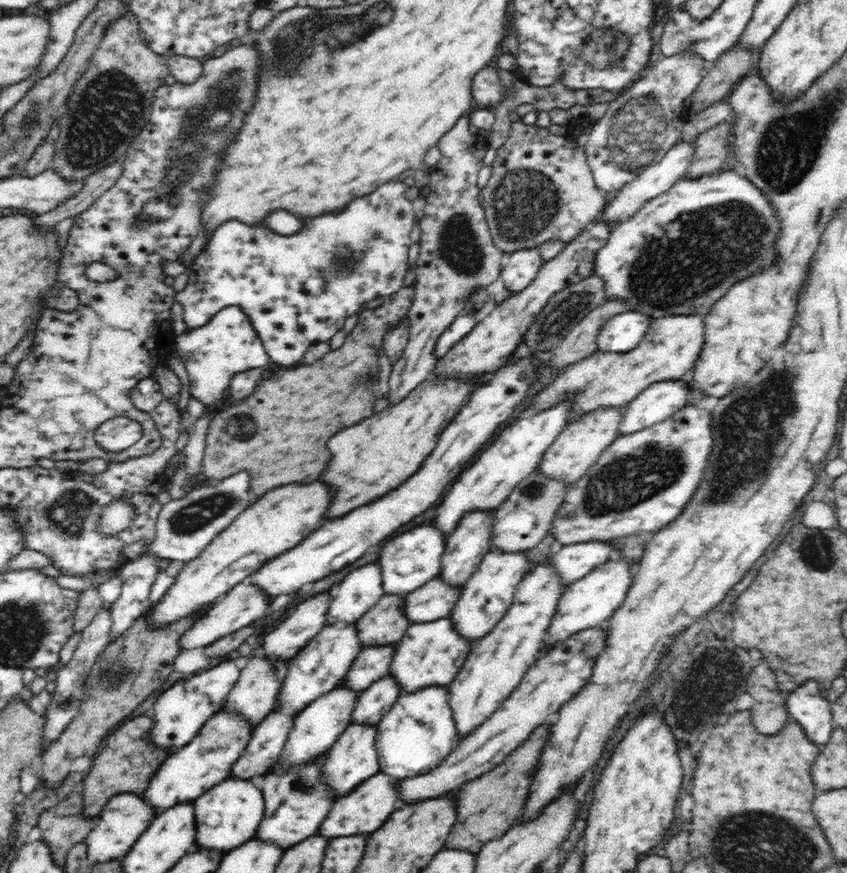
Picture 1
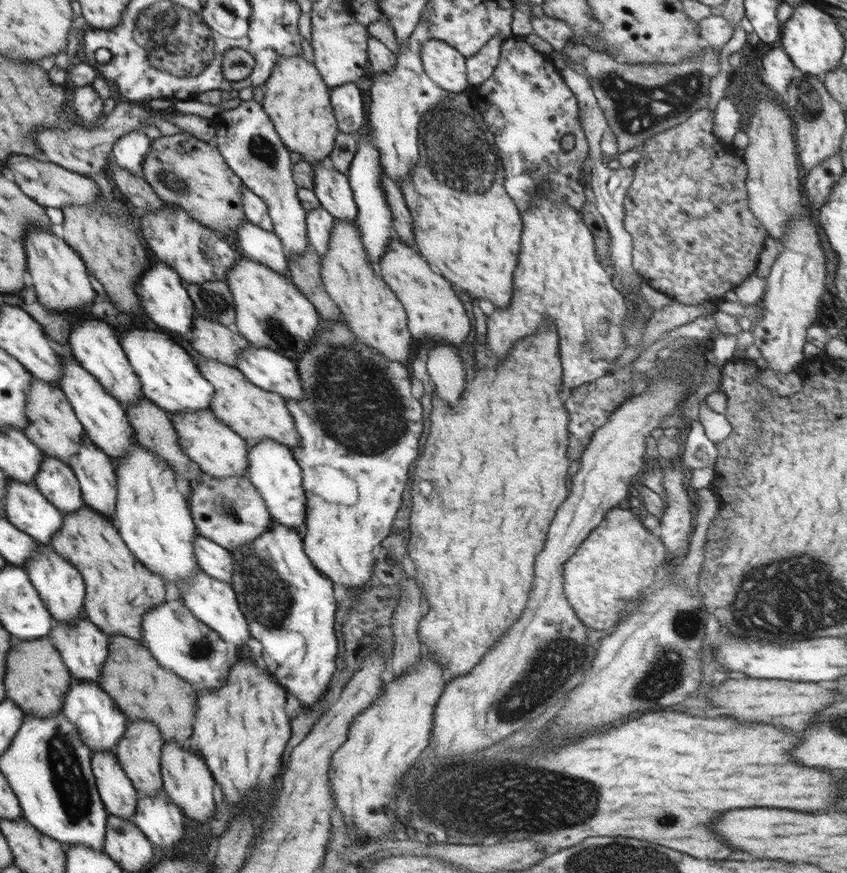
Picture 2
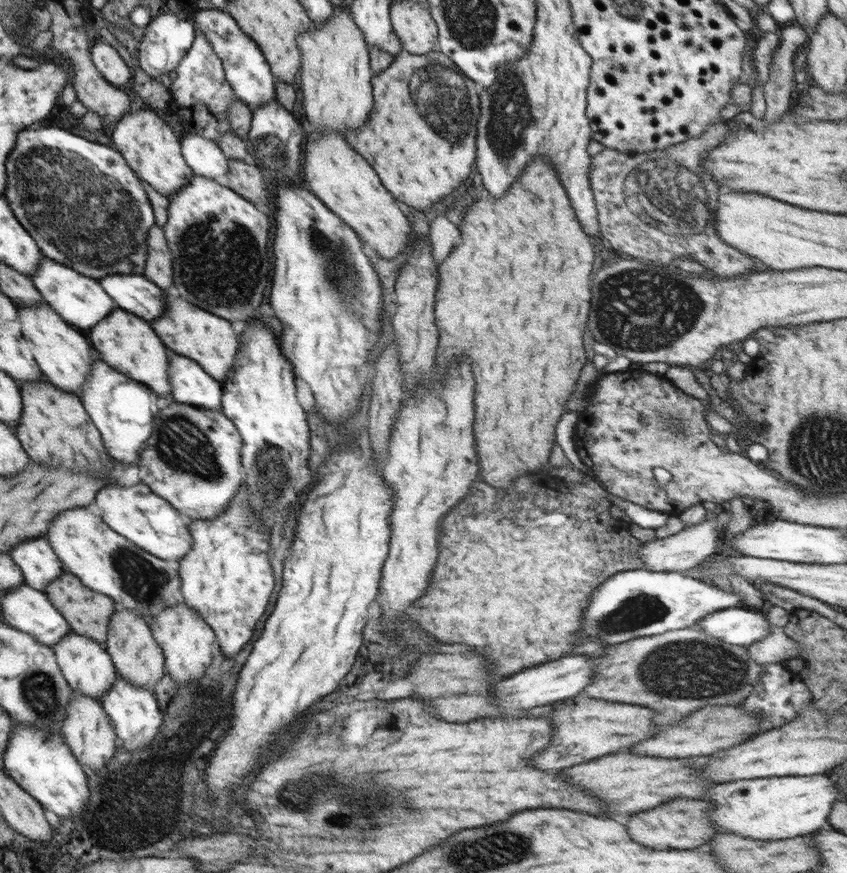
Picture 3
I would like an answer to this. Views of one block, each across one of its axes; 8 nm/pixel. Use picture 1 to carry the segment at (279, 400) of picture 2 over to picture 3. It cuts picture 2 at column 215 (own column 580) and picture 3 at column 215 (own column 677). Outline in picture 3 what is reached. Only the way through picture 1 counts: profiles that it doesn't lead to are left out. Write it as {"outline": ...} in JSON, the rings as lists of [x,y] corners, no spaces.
{"outline":[[[162,289],[162,291],[166,295],[166,310],[151,325],[170,352],[173,351],[180,356],[195,360],[214,380],[222,383],[224,377],[235,365],[239,349],[242,348],[238,342],[238,332],[236,333],[236,340],[234,340],[233,324],[230,324],[228,319],[224,320],[219,315],[194,306],[175,294],[173,290]]]}

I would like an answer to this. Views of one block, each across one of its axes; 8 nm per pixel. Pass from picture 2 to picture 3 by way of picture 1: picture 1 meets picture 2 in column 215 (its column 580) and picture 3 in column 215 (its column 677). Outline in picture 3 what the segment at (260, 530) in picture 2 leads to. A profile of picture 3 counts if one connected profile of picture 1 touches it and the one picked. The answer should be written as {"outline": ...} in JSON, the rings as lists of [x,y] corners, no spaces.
{"outline":[[[171,403],[154,416],[152,435],[139,454],[139,477],[156,495],[167,500],[190,520],[214,520],[230,504],[232,494],[241,488],[244,469],[240,464],[243,441],[235,423],[222,411]]]}

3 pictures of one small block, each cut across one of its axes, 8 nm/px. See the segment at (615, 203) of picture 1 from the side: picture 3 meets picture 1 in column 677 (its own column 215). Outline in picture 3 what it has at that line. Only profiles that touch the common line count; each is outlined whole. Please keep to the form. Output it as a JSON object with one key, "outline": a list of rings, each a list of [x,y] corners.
{"outline":[[[182,131],[180,137],[183,138],[184,158],[195,171],[195,176],[212,178],[228,187],[228,159],[219,144],[195,132]]]}

